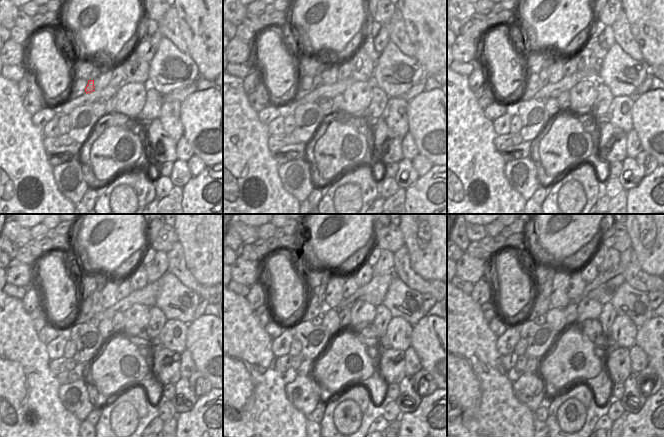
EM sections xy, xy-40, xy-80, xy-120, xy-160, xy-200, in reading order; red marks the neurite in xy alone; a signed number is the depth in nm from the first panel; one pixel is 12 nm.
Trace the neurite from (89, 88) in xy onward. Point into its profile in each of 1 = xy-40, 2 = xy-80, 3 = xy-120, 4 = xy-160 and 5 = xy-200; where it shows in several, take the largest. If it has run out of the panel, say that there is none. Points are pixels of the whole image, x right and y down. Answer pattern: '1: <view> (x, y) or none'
1: xy-40 (317, 82)
2: xy-80 (543, 79)
3: xy-120 (97, 306)
4: xy-160 (321, 290)
5: xy-200 (545, 290)

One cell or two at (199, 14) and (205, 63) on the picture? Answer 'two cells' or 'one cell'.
one cell

